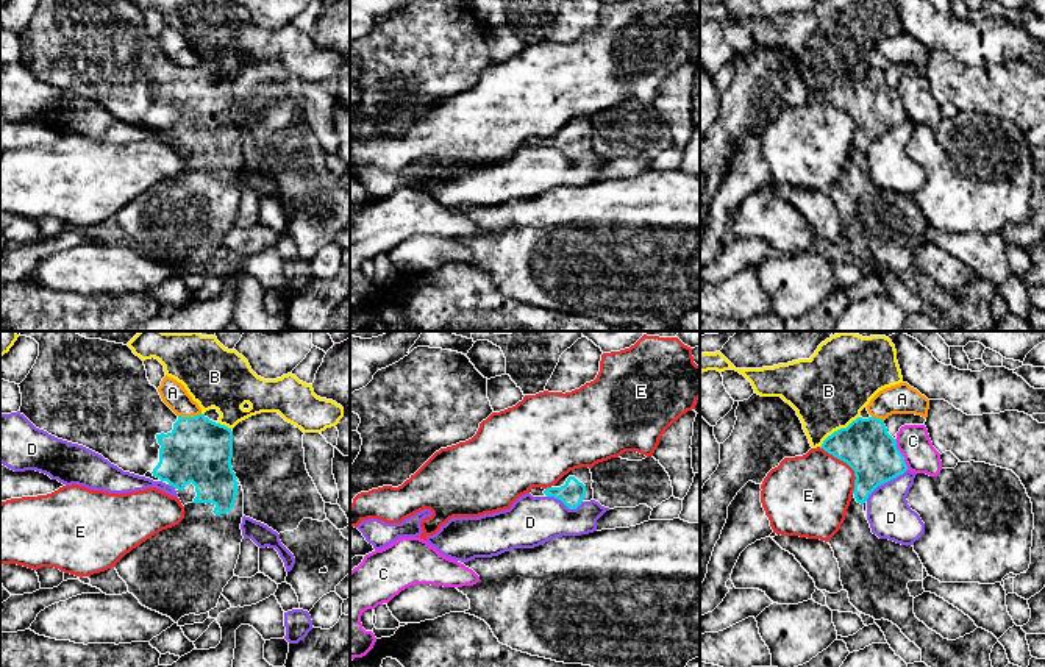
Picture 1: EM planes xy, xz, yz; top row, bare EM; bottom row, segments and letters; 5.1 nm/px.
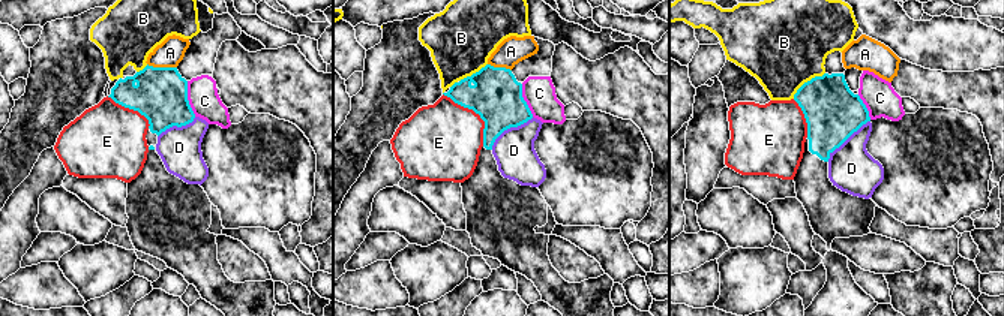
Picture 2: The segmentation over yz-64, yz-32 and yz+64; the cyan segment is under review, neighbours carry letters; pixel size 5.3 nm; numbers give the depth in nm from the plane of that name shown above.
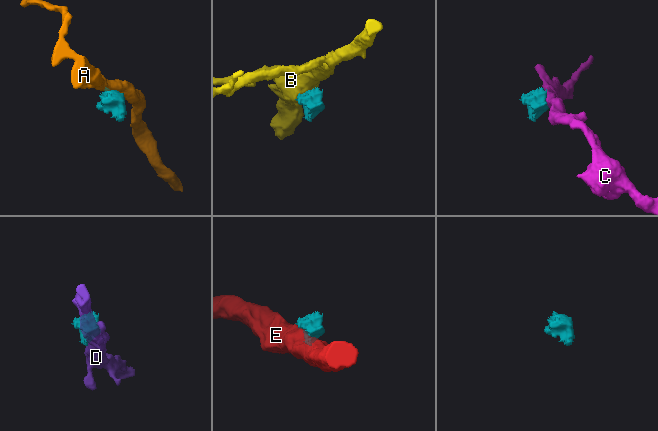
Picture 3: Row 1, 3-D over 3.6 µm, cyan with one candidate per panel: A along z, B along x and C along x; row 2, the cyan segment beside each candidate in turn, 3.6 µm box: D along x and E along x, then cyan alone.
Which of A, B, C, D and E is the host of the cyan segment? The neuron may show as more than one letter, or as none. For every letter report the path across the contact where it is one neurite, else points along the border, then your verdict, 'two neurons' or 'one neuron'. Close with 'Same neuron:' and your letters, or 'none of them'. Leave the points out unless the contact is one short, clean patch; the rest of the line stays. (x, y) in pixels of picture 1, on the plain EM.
A: border along xy (200, 63), (178, 66); two neurons
B: border along yz (858, 66), (845, 77), (834, 80), (820, 97); two neurons
C: border along yz (894, 89), (908, 119); two neurons
D: two neurons
E: two neurons
Same neuron: none of them

